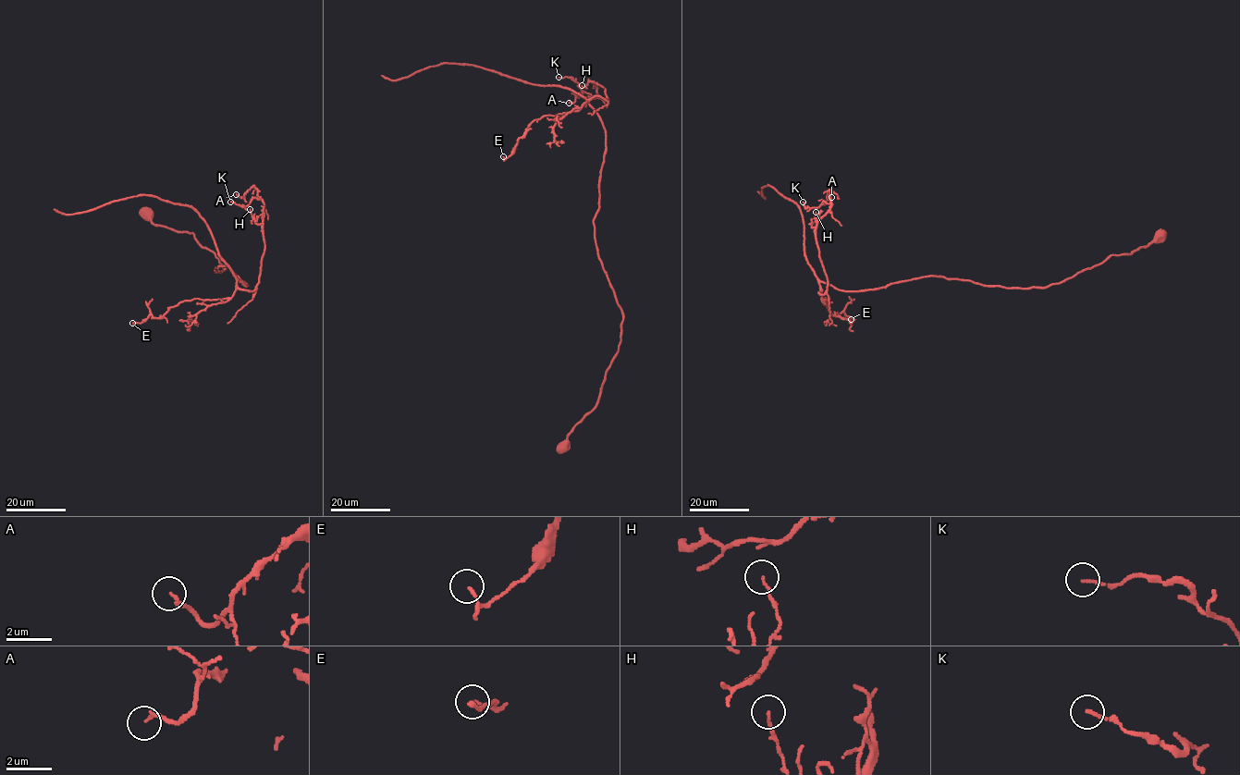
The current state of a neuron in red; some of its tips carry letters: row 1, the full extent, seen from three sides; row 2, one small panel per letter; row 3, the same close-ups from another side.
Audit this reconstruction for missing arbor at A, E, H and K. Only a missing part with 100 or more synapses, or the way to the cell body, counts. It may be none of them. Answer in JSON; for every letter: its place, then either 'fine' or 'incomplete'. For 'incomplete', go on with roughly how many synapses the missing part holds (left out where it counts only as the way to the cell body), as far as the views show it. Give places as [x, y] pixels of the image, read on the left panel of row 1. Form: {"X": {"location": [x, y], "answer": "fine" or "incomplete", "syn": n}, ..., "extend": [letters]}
{"A": {"location": [236, 194], "answer": "fine"}, "E": {"location": [132, 323], "answer": "fine"}, "H": {"location": [250, 209], "answer": "fine"}, "K": {"location": [230, 202], "answer": "fine"}, "extend": []}

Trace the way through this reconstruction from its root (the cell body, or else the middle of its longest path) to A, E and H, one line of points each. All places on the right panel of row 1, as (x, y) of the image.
A: (1160, 235), (1046, 287), (934, 276), (859, 291), (820, 282), (822, 294), (816, 225), (831, 197)
E: (1160, 235), (1046, 287), (934, 276), (859, 291), (820, 282), (829, 310), (851, 319)
H: (1160, 235), (1046, 287), (934, 276), (859, 291), (820, 282), (822, 294), (827, 279), (811, 227), (816, 212)

